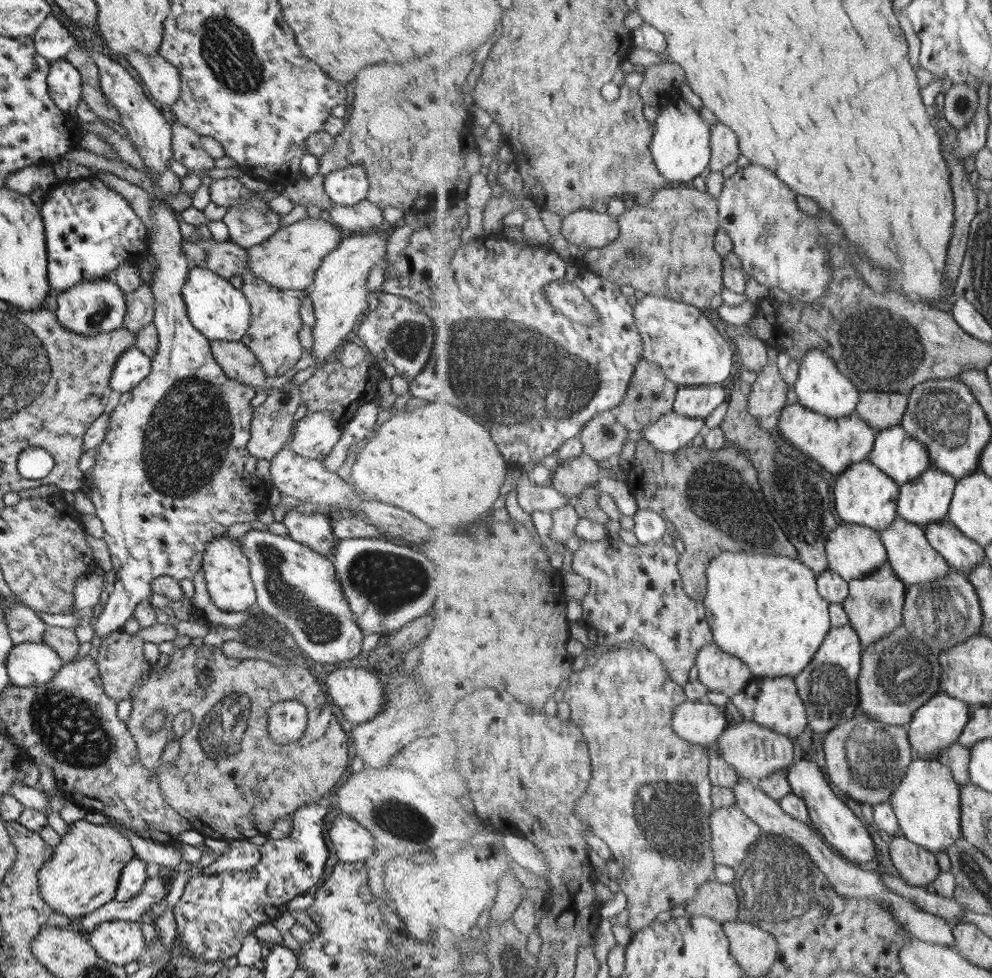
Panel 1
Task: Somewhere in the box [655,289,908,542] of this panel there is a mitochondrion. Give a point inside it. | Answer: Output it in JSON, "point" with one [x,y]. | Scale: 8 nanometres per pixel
{"point":[719,489]}

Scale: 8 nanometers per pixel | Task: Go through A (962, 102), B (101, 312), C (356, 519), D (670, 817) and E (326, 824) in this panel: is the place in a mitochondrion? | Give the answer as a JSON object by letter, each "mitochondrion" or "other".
{"A":"mitochondrion","B":"mitochondrion","C":"other","D":"mitochondrion","E":"other"}

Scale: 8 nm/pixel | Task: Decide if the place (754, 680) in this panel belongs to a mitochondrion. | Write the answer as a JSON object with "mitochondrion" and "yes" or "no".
{"mitochondrion":"no"}

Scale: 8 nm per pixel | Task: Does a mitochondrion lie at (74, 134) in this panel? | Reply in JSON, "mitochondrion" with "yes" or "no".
{"mitochondrion":"no"}

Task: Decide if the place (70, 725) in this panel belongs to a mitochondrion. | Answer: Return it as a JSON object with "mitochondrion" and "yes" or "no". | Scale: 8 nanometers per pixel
{"mitochondrion":"yes"}

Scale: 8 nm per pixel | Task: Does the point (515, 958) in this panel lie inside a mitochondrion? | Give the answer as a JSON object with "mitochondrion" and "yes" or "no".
{"mitochondrion":"no"}

